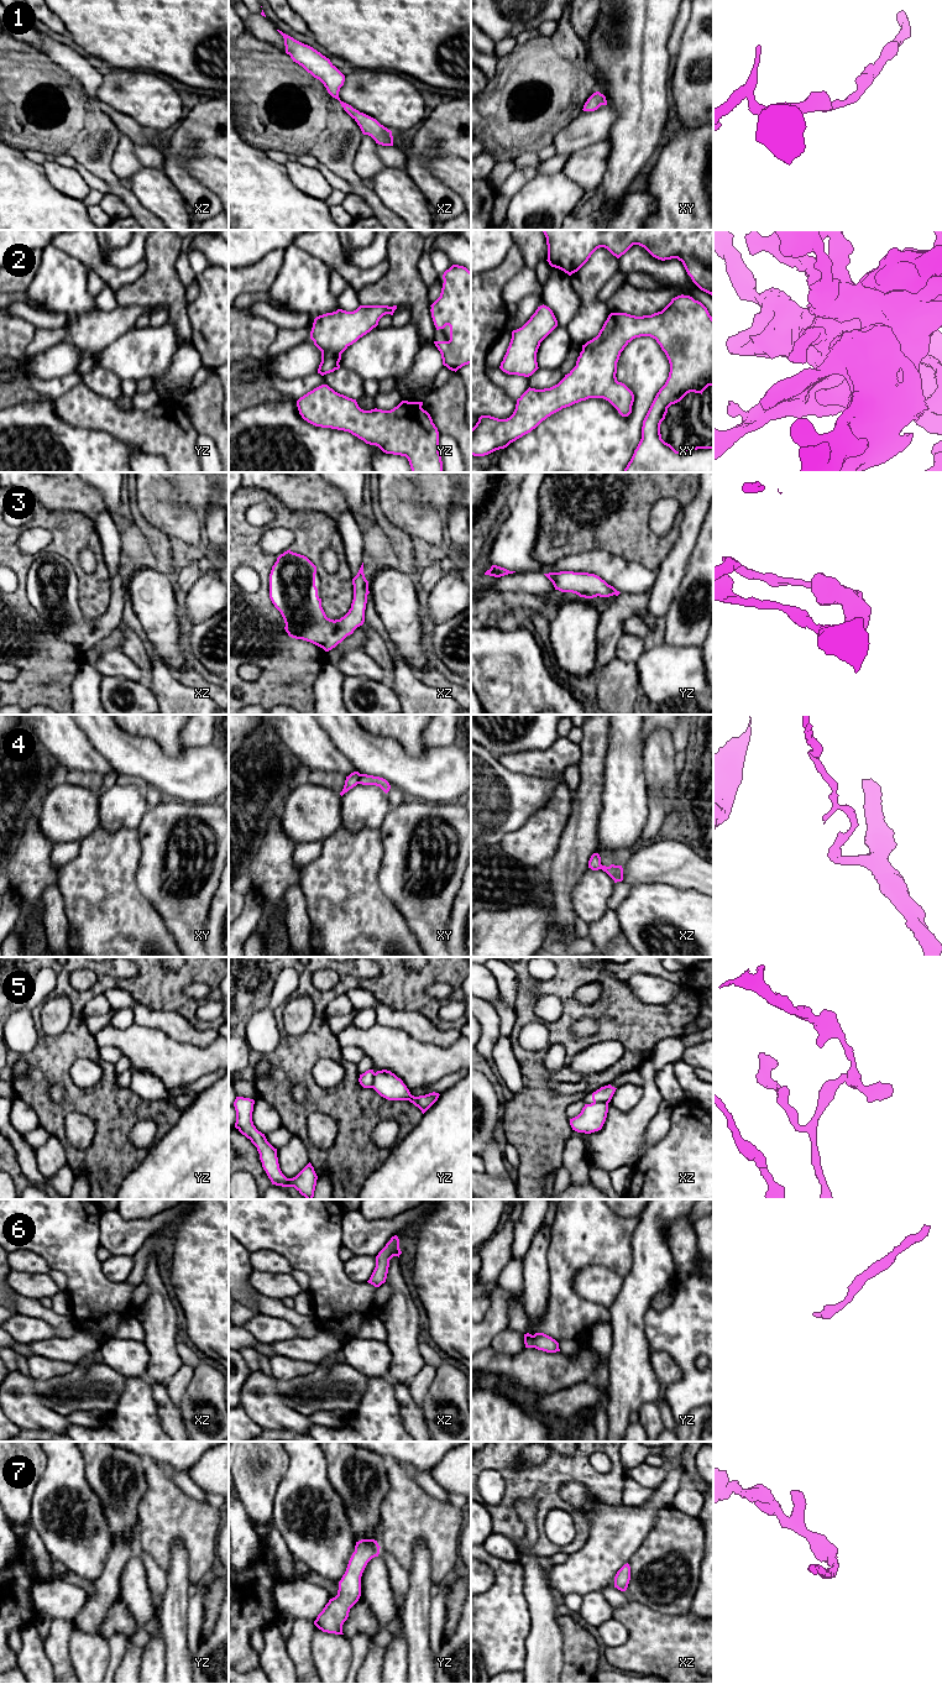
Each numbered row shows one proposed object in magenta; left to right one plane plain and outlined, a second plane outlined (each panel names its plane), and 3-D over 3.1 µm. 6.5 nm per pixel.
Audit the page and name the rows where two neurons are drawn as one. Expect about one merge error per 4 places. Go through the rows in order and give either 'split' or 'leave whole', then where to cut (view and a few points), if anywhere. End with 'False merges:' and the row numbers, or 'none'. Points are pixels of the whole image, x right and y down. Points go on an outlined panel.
1: leave whole | no cut
2: leave whole | no cut
3: leave whole | no cut
4: split | xy (360, 774), (357, 783)
5: split | yz (375, 1073), (371, 1087)
6: leave whole | no cut
7: leave whole | no cut
False merges: 4, 5

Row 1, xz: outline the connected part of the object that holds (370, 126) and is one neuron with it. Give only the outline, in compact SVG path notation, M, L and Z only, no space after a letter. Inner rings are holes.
M277 30L284 38L286 53L291 56L293 62L302 66L314 78L319 79L328 93L337 99L344 110L357 122L363 135L371 136L376 143L382 146L393 146L392 131L381 125L376 119L360 113L351 105L344 103L339 98L340 88L344 85L345 75L313 47L304 45L293 37Z

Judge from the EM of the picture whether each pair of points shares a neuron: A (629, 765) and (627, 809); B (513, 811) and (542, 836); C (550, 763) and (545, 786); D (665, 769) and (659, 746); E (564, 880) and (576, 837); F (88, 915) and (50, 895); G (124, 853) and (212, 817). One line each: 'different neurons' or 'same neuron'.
A: same neuron
B: different neurons
C: different neurons
D: same neuron
E: same neuron
F: different neurons
G: different neurons

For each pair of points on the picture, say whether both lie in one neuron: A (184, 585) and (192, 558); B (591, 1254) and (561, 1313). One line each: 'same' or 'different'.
A: same
B: same

